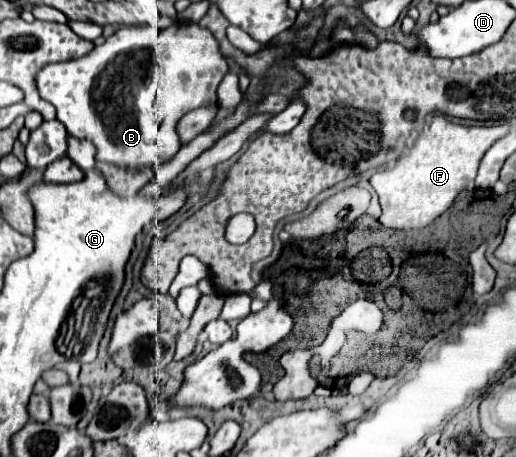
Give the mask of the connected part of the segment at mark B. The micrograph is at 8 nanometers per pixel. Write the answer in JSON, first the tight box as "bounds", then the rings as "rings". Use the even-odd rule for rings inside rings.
{"bounds":[35,22,229,168],"rings":[[[175,22],[165,30],[123,26],[87,56],[43,66],[35,82],[39,94],[55,106],[57,120],[63,122],[67,132],[95,144],[97,160],[125,168],[143,168],[161,166],[175,156],[179,146],[173,146],[173,128],[187,112],[217,104],[217,86],[227,72],[229,64],[207,28],[191,22]]]}

